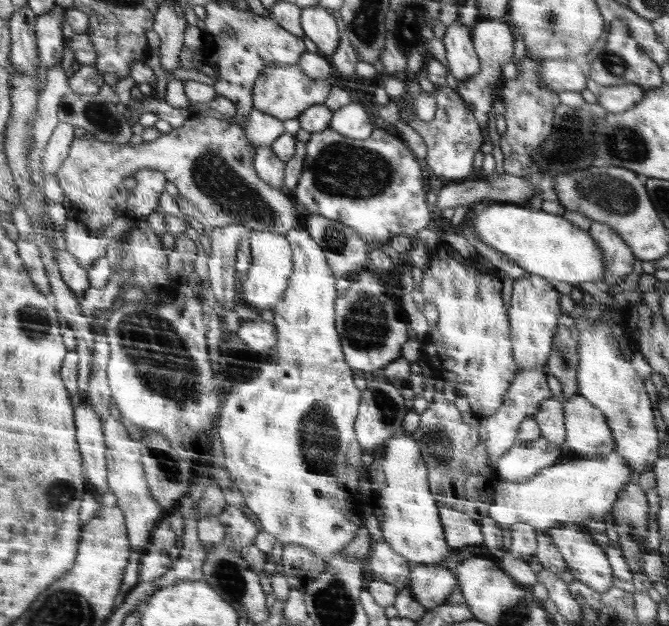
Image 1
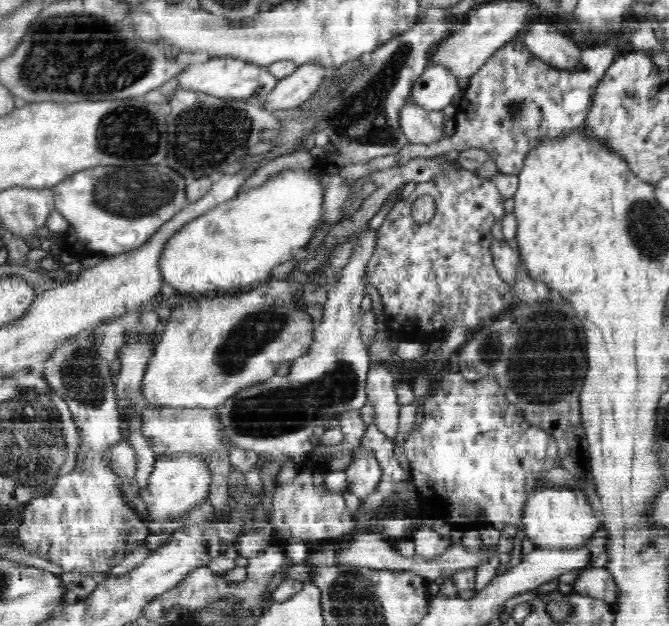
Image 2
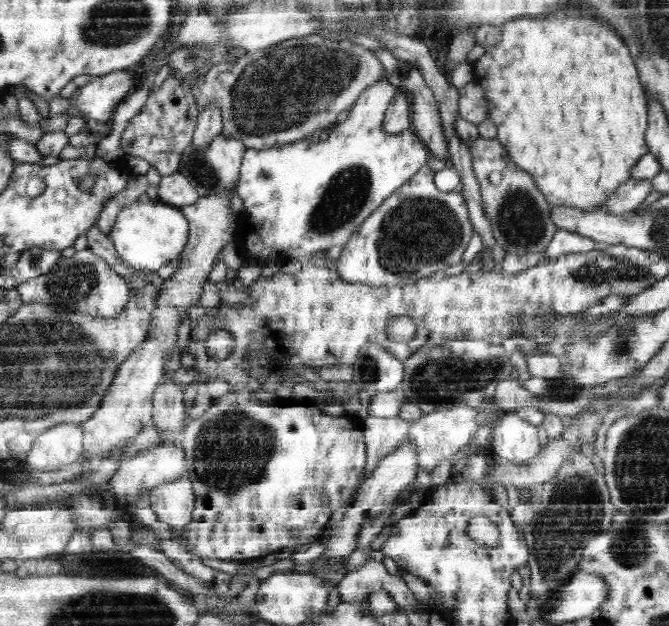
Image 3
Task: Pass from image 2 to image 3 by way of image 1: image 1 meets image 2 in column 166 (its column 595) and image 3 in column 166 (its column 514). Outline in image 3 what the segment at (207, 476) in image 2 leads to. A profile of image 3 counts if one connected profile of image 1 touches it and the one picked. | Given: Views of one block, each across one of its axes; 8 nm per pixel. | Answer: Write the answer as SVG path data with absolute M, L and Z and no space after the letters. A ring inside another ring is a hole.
M186 474L180 479L161 484L150 490L151 506L156 518L180 532L191 522L196 496Z

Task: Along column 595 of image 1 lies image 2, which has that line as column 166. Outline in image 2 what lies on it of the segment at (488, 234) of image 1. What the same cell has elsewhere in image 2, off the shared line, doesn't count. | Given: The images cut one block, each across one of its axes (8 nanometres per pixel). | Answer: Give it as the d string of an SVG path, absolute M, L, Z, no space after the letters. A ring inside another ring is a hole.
M299 168L280 171L279 175L272 176L260 186L240 192L232 200L218 204L202 216L181 225L161 249L159 267L163 280L183 293L210 292L232 286L243 290L251 284L272 279L275 266L289 264L292 259L300 257L314 236L320 222L321 198L321 184L312 176L300 172Z

